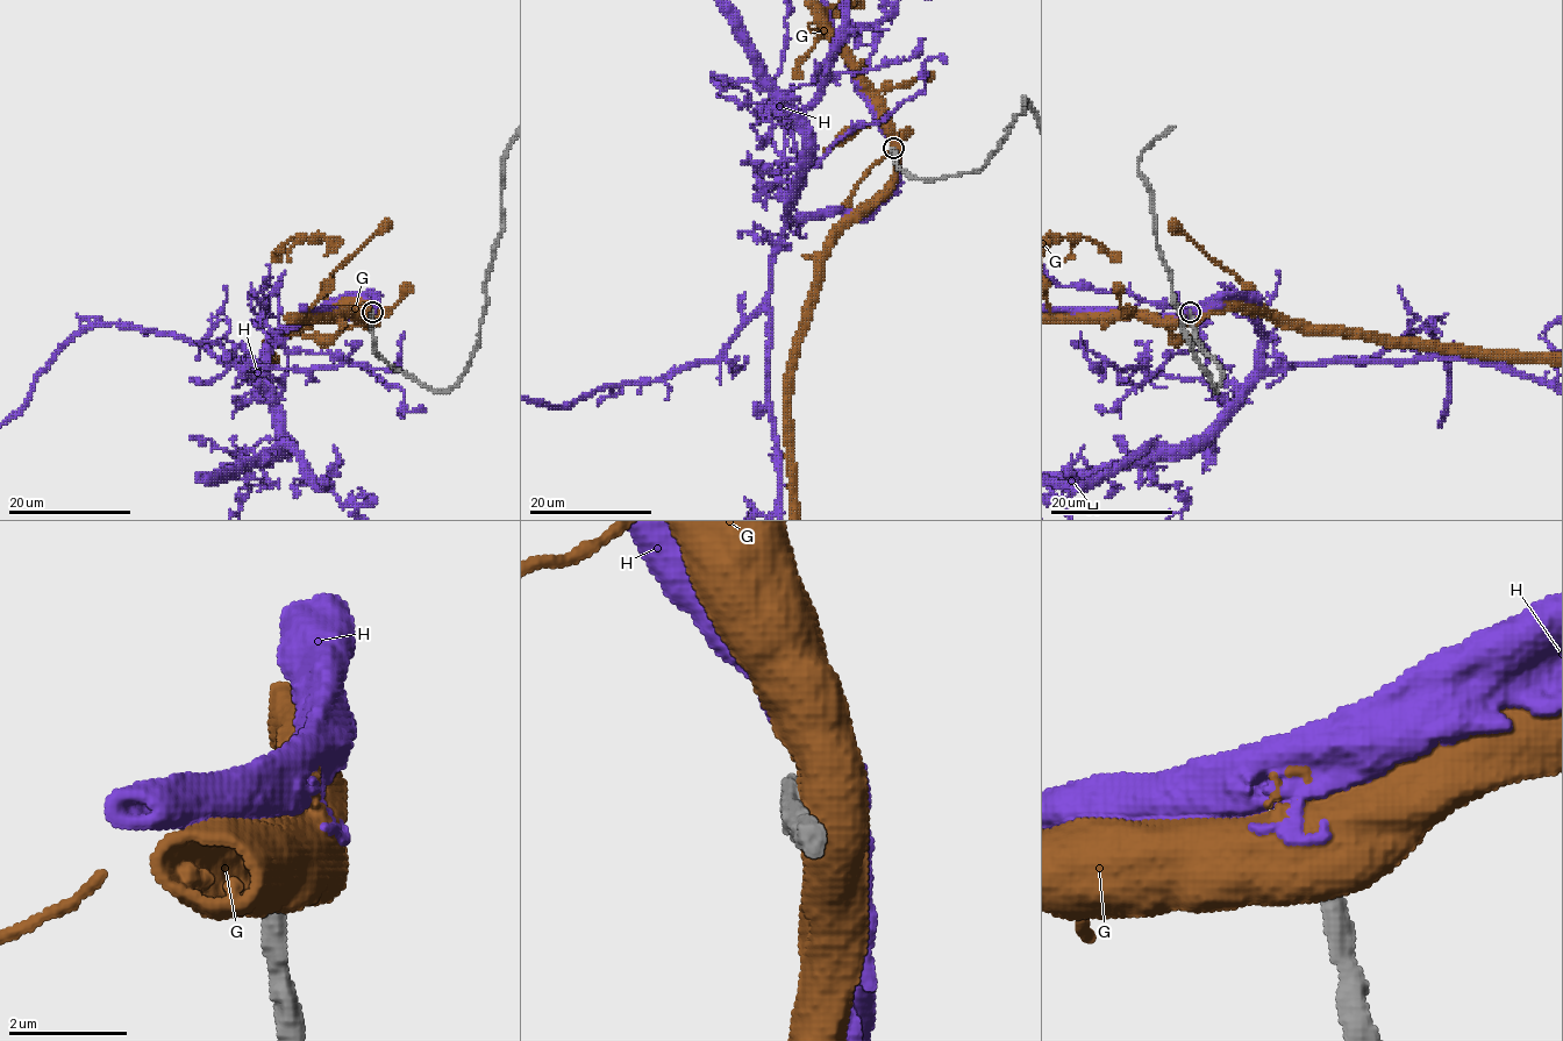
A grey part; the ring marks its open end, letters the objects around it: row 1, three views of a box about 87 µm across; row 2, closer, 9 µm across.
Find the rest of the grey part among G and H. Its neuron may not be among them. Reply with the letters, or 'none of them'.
none of them

